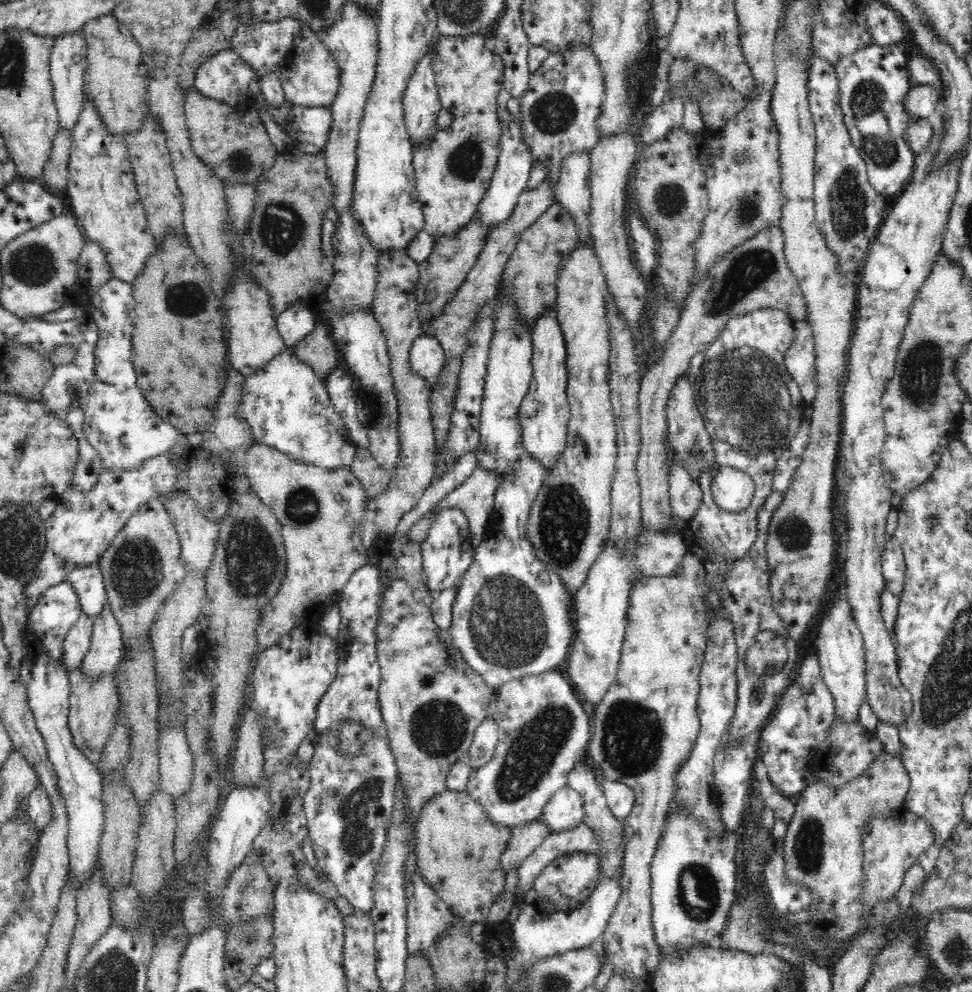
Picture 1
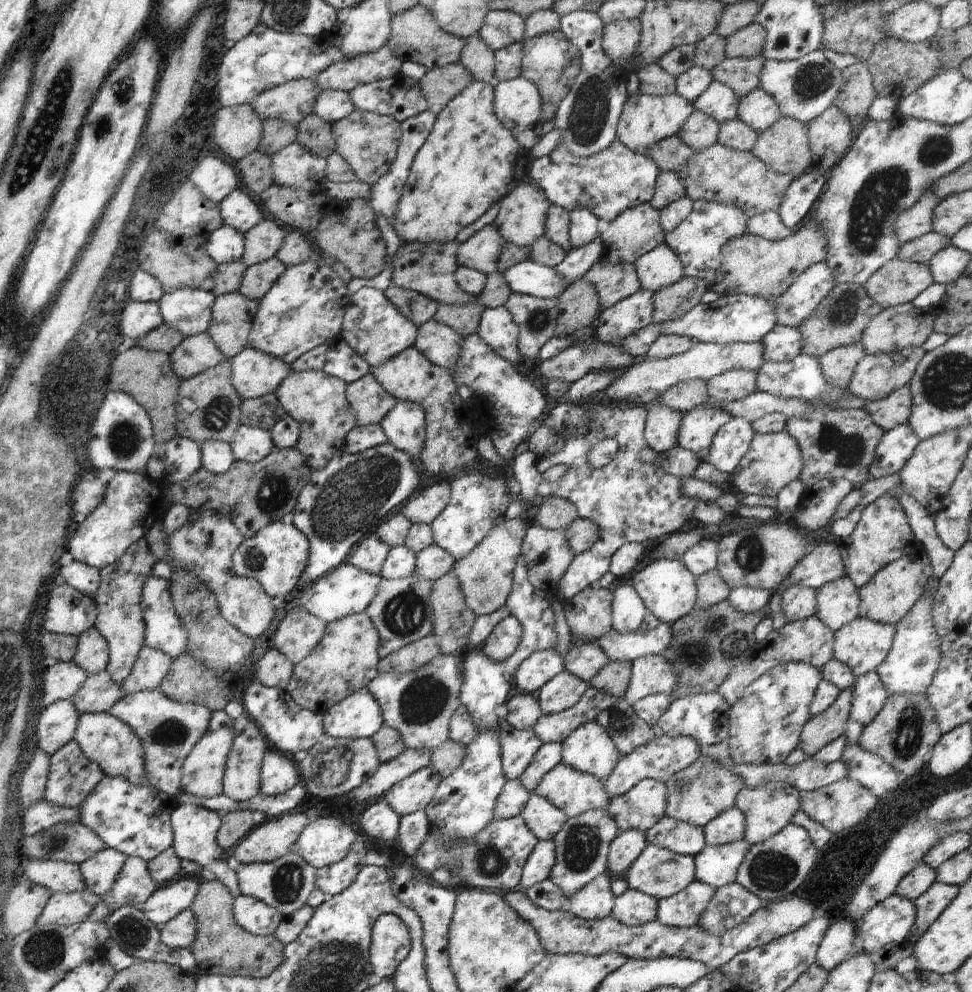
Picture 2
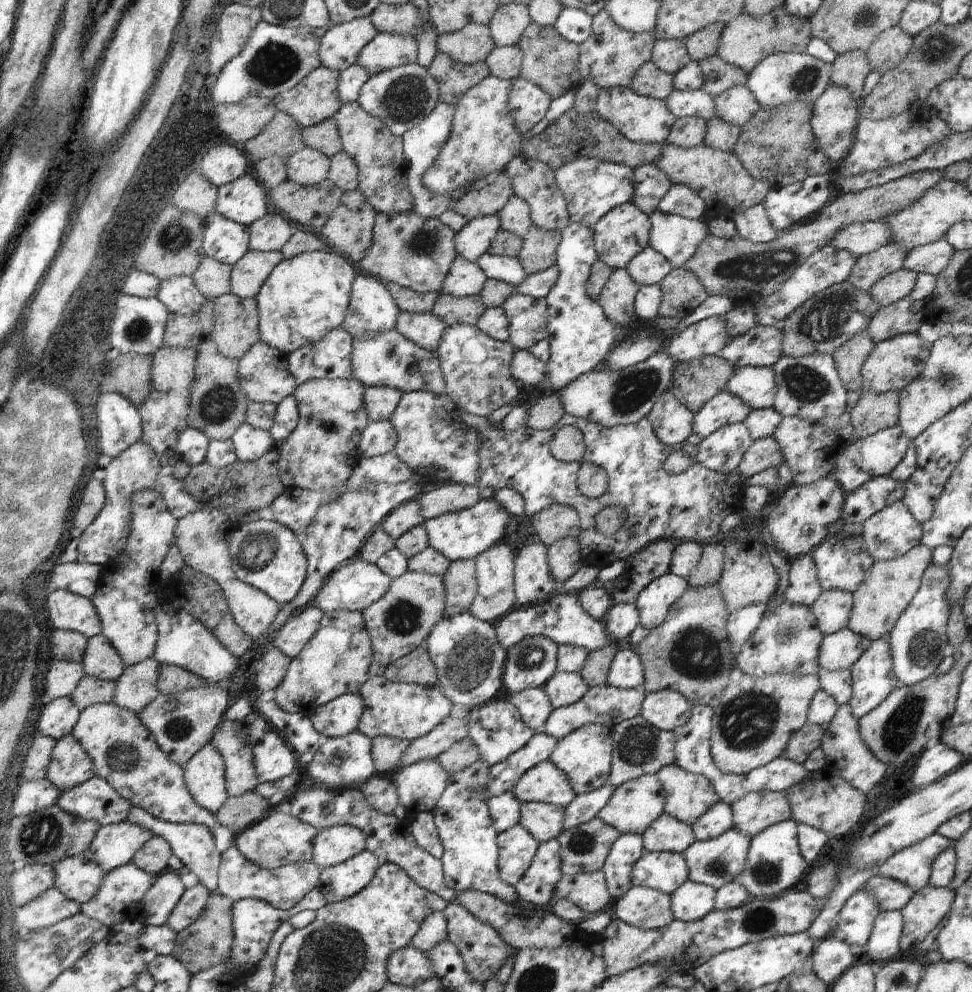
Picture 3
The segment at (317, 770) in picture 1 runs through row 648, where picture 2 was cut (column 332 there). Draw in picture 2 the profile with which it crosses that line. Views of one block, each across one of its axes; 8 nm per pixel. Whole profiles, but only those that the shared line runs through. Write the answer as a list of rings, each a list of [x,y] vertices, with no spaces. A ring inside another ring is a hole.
[[[341,336],[305,352],[290,366],[296,372],[322,371],[346,384],[356,382],[371,372],[369,364]]]

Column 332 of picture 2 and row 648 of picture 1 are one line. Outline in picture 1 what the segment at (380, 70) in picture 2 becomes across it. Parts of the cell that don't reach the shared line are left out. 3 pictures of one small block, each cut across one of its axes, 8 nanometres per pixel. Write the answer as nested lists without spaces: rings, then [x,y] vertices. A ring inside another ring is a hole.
[[[81,612],[77,624],[65,636],[61,664],[70,673],[81,668],[82,661],[91,647],[93,623],[90,616]]]

